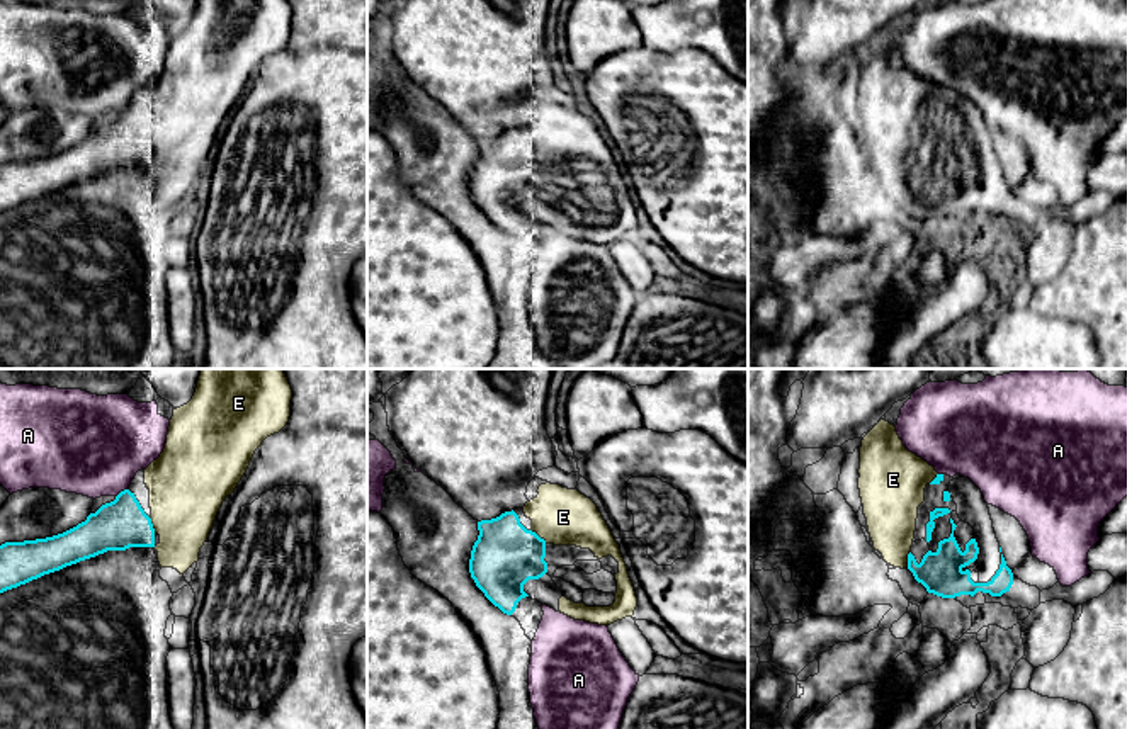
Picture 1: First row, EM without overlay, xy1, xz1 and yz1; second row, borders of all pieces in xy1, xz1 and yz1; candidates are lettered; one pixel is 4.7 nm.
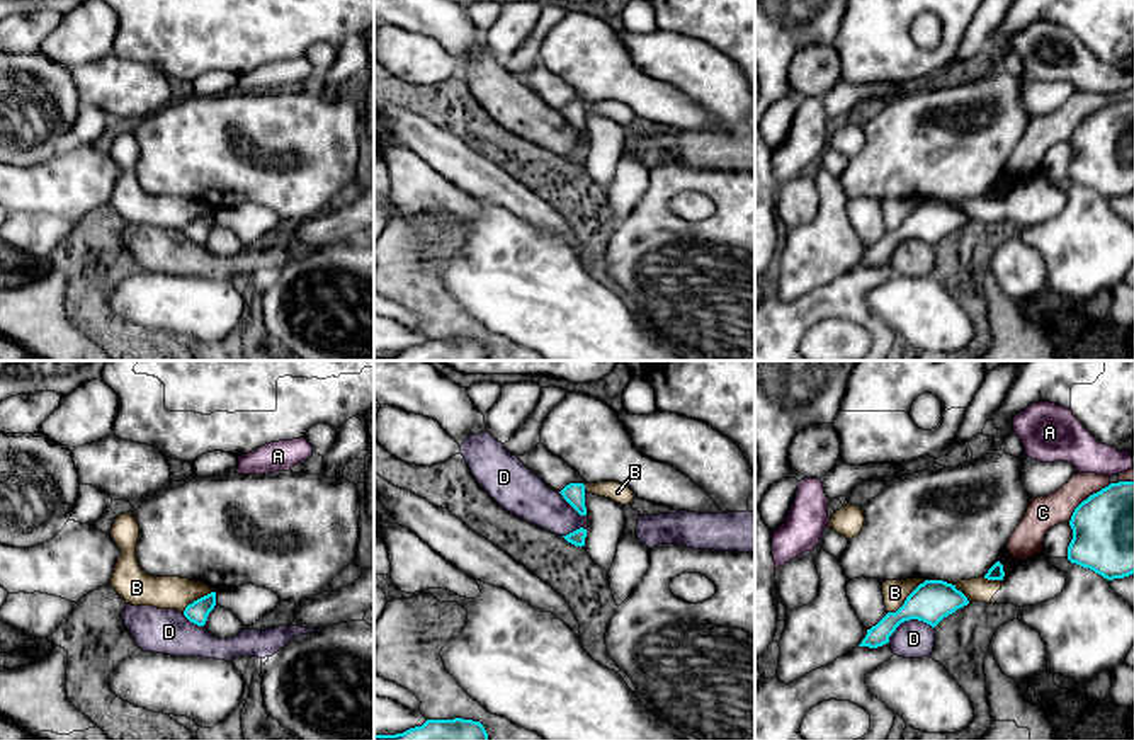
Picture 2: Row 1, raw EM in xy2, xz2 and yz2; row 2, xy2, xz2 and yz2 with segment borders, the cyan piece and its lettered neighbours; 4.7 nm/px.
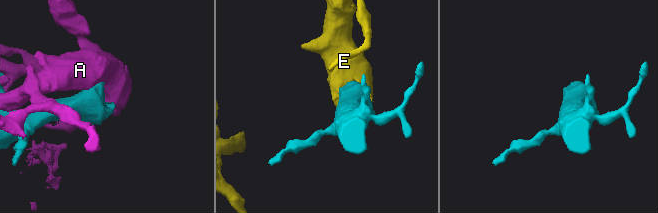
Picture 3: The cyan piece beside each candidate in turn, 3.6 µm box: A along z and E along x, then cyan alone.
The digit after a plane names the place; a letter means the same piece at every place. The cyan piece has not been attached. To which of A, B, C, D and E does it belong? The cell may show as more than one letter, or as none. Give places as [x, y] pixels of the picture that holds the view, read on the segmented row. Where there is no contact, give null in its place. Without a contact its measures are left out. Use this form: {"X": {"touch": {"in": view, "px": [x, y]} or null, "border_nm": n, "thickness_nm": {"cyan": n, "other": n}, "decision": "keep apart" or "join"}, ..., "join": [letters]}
{"A": {"touch": {"in": "xy1", "px": [121, 491]}, "border_nm": 70, "thickness_nm": {"cyan": 240, "other": 460}, "decision": "keep apart"}, "B": {"touch": {"in": "yz2", "px": [907, 599]}, "border_nm": 240, "thickness_nm": {"cyan": 200, "other": 120}, "decision": "keep apart"}, "C": {"touch": {"in": "yz2", "px": [1088, 497]}, "border_nm": 280, "thickness_nm": {"cyan": 280, "other": 160}, "decision": "keep apart"}, "D": {"touch": {"in": "yz2", "px": [907, 620]}, "border_nm": 220, "thickness_nm": {"cyan": 200, "other": 180}, "decision": "keep apart"}, "E": {"touch": {"in": "xy1", "px": [152, 525]}, "border_nm": 90, "thickness_nm": {"cyan": 240, "other": 360}, "decision": "join"}, "join": ["E"]}

